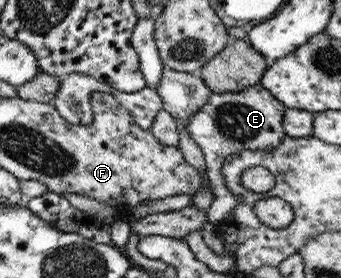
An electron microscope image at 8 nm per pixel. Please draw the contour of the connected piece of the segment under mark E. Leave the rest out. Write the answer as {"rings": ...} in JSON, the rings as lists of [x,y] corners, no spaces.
{"rings":[[[257,84],[248,86],[237,93],[212,93],[205,106],[201,106],[195,114],[191,115],[185,125],[188,135],[198,144],[204,154],[206,162],[206,176],[214,192],[214,201],[206,210],[206,215],[211,223],[218,223],[230,218],[230,214],[237,206],[237,199],[233,192],[225,186],[222,175],[222,164],[227,157],[234,156],[242,150],[272,151],[280,146],[286,137],[282,125],[282,118],[287,107],[275,96],[271,95],[263,86]]]}

